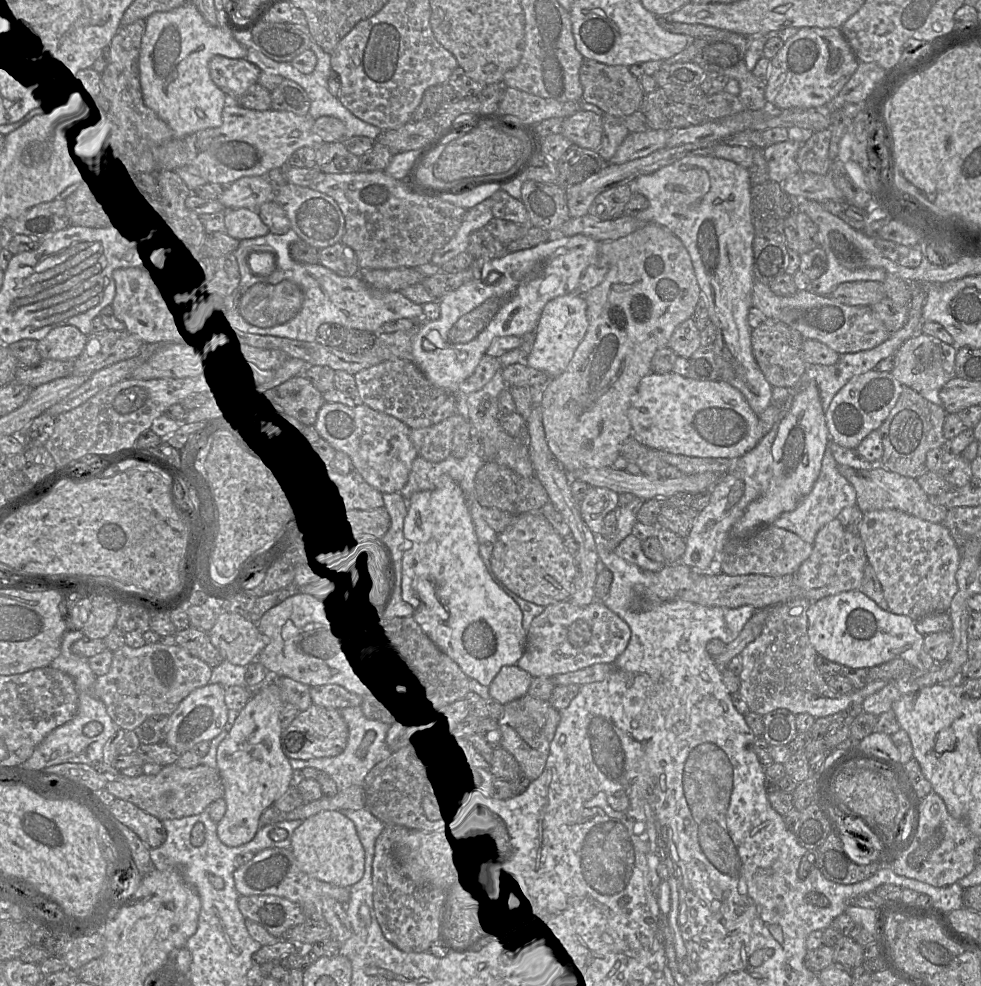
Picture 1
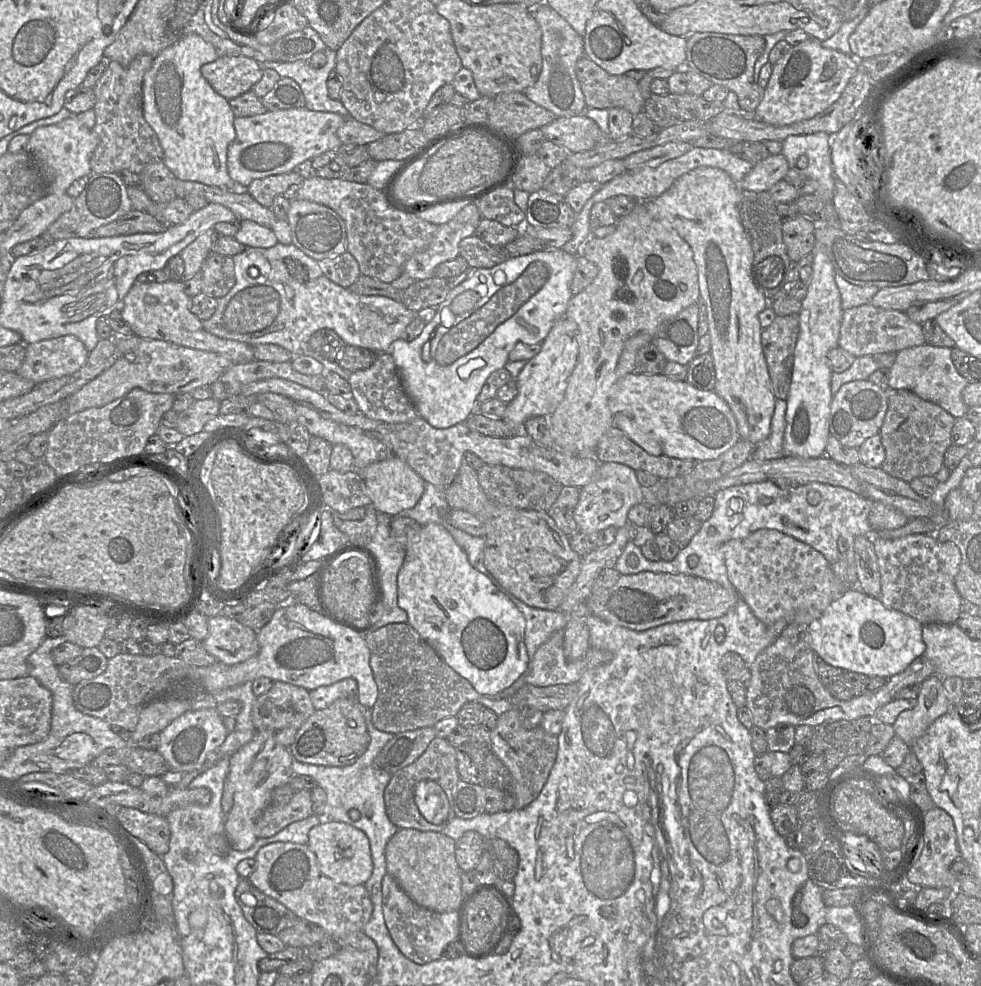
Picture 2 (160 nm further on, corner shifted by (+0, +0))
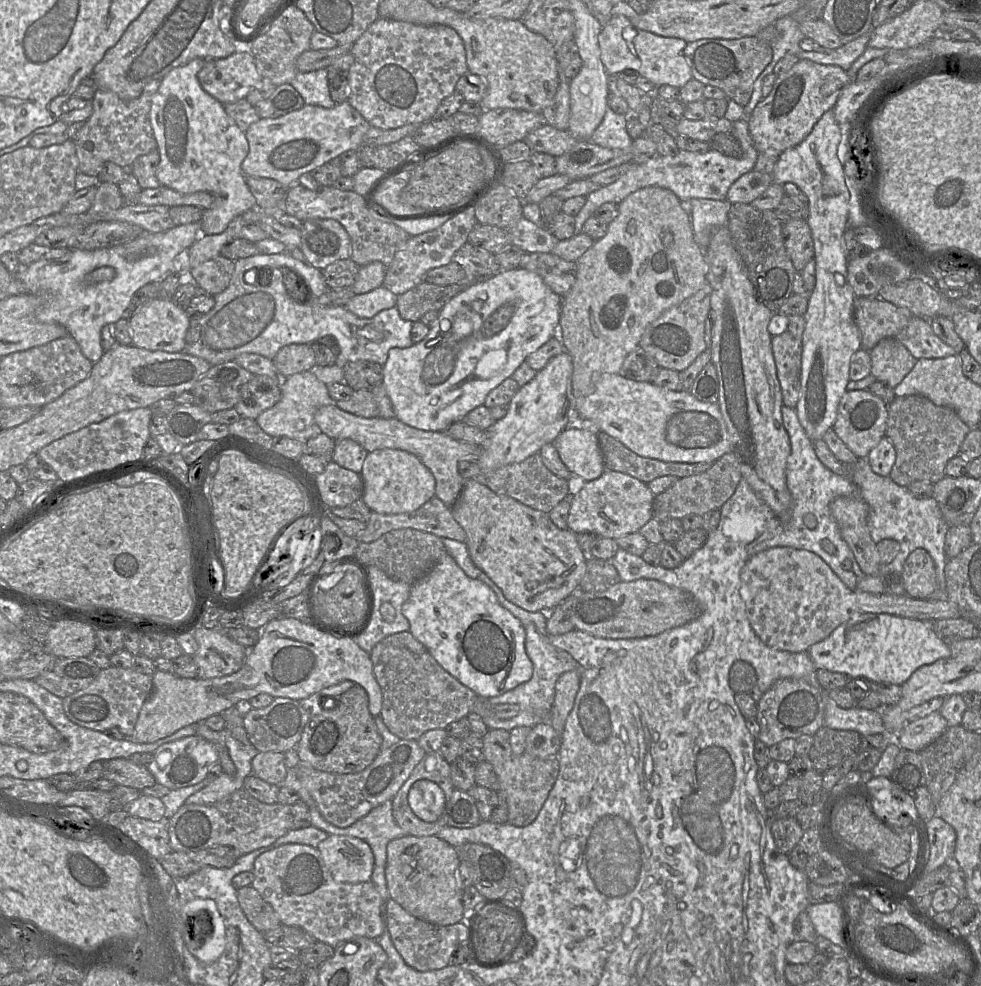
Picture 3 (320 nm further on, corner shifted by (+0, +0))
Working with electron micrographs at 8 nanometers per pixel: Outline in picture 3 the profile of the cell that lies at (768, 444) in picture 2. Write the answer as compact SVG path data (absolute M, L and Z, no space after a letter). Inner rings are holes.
M783 405L783 407L782 407L782 419L783 419L783 425L784 425L786 431L787 431L787 433L789 435L790 444L791 444L791 453L790 453L788 459L787 459L787 464L786 464L786 485L787 485L787 488L788 488L790 494L791 494L792 500L796 501L795 505L794 505L794 509L799 509L799 517L801 517L802 520L803 520L803 518L804 518L804 516L806 514L813 514L817 519L817 526L816 526L815 529L810 529L810 530L818 530L818 526L820 524L821 525L821 533L822 533L822 537L820 537L820 539L821 540L823 540L823 539L830 540L834 544L834 546L836 547L836 551L838 550L838 555L840 555L841 558L844 558L844 560L849 559L852 562L852 571L854 572L854 574L857 577L856 589L858 591L861 591L861 592L867 592L867 593L872 593L872 594L906 595L905 588L904 588L904 585L903 585L903 580L902 580L902 573L903 573L904 563L905 563L906 559L907 559L907 557L914 550L916 550L918 548L921 548L921 549L926 550L930 554L930 556L931 556L931 558L932 558L932 560L933 560L933 562L935 564L936 577L937 577L937 580L938 580L938 583L939 583L939 595L933 594L928 599L946 599L947 598L947 593L946 593L945 566L946 566L947 558L946 558L946 554L945 554L945 539L946 539L947 530L949 528L949 524L944 519L944 517L942 515L942 512L941 512L941 510L939 508L939 505L936 502L936 500L934 498L927 498L927 499L926 498L917 498L917 497L915 497L914 495L912 495L910 493L908 488L902 487L902 486L899 486L898 484L896 484L890 478L890 476L883 477L883 476L880 476L880 475L876 474L871 468L868 456L867 457L859 457L859 459L857 460L857 462L854 465L847 465L849 467L849 476L840 476L840 475L835 474L834 472L829 470L825 465L823 465L823 463L818 459L818 457L817 457L817 455L815 453L814 447L813 447L813 441L811 441L808 438L808 436L806 435L802 425L799 422L799 419L798 419L798 416L797 416L795 408ZM843 496L861 497L864 501L867 502L867 504L869 506L869 529L870 529L870 535L871 535L871 538L874 541L874 543L877 544L877 543L879 543L880 541L882 541L884 539L892 539L892 540L897 541L900 544L900 551L899 551L898 555L895 557L895 559L889 564L881 565L880 570L879 570L878 574L876 574L876 575L869 576L869 575L865 575L862 572L858 562L856 561L856 558L855 558L852 550L850 549L848 544L845 542L845 540L842 538L840 528L839 528L836 520L834 519L834 517L831 514L831 511L830 511L831 502L833 500L835 500L836 498L843 497Z

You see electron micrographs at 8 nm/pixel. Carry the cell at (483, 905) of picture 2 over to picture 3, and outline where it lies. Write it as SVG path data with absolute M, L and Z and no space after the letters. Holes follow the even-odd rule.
M485 901L473 914L469 922L476 962L484 966L496 966L506 962L525 933L524 921L519 909L509 908L502 902Z

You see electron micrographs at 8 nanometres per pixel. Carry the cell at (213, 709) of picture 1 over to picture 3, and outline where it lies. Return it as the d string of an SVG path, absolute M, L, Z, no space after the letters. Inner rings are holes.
M191 735L161 745L153 753L152 760L147 767L157 783L174 790L198 784L218 761L218 751L213 743L199 735Z

